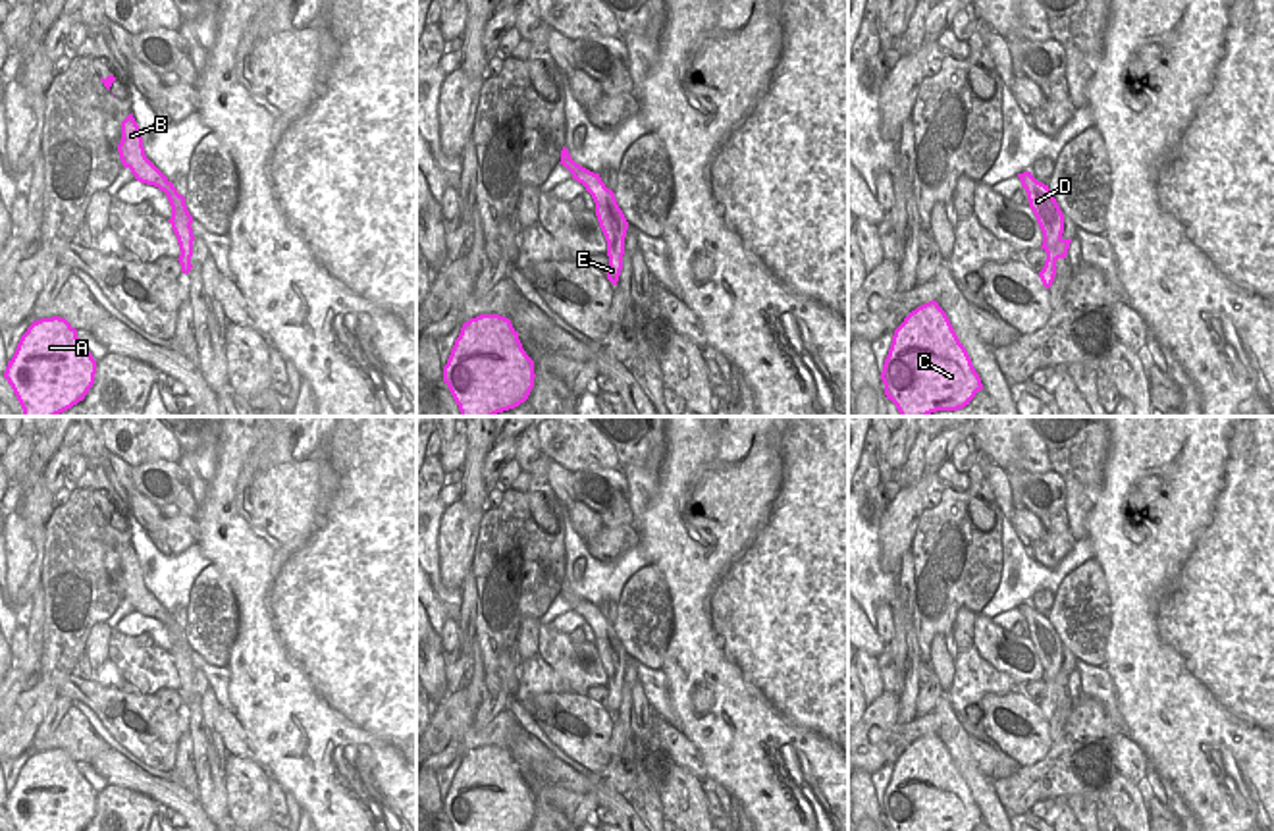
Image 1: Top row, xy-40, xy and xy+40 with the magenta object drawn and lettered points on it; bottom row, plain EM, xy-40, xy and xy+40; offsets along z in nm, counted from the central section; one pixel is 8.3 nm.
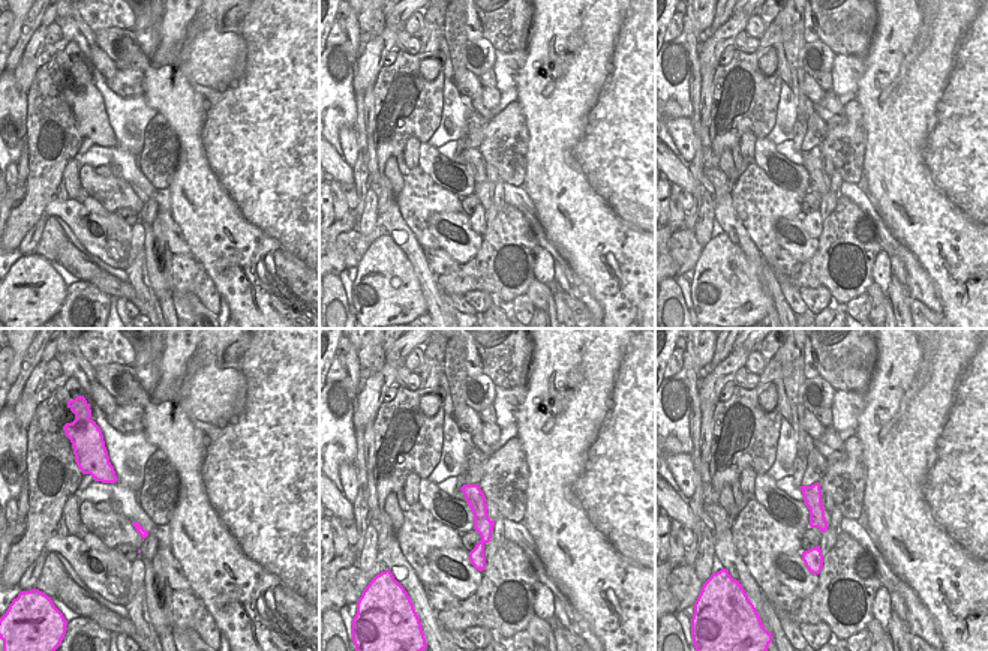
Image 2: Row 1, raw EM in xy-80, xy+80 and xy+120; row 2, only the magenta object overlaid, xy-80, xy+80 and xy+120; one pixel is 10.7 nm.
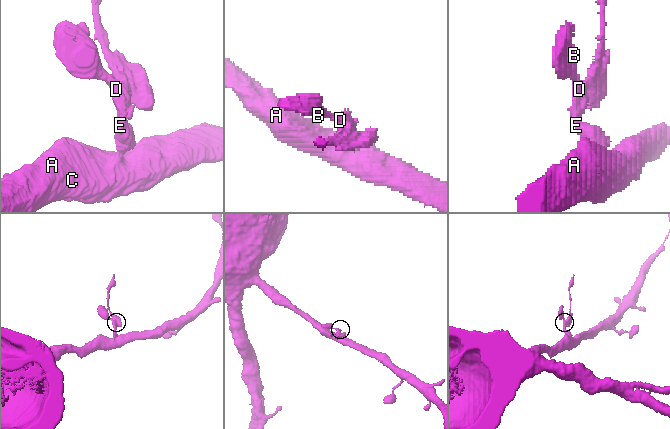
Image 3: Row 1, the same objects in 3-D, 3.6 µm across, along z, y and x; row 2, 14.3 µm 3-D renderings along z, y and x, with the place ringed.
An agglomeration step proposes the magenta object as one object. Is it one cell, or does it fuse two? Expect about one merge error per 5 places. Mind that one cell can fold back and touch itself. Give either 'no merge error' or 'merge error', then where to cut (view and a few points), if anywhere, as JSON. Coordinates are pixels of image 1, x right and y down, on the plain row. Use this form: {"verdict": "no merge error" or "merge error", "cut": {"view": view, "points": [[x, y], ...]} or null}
{"verdict": "no merge error", "cut": null}

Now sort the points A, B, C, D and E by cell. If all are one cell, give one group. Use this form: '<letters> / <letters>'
A B C D E

